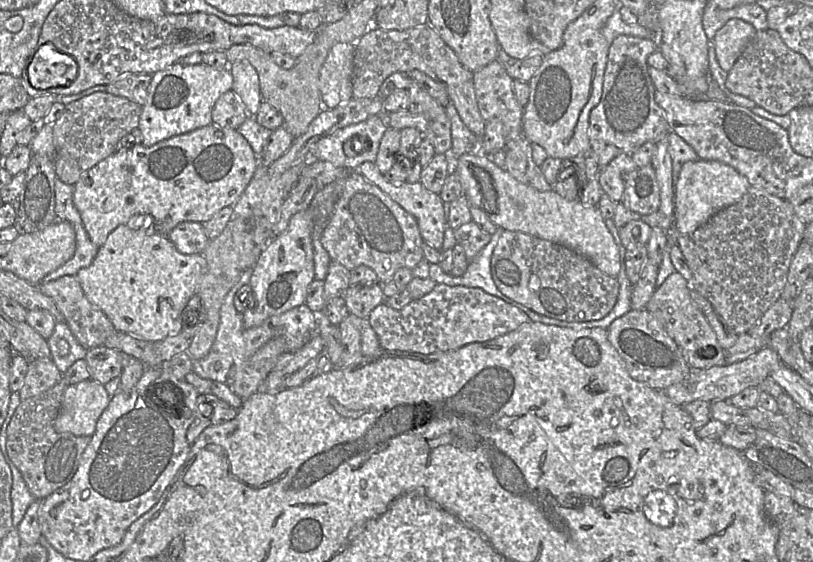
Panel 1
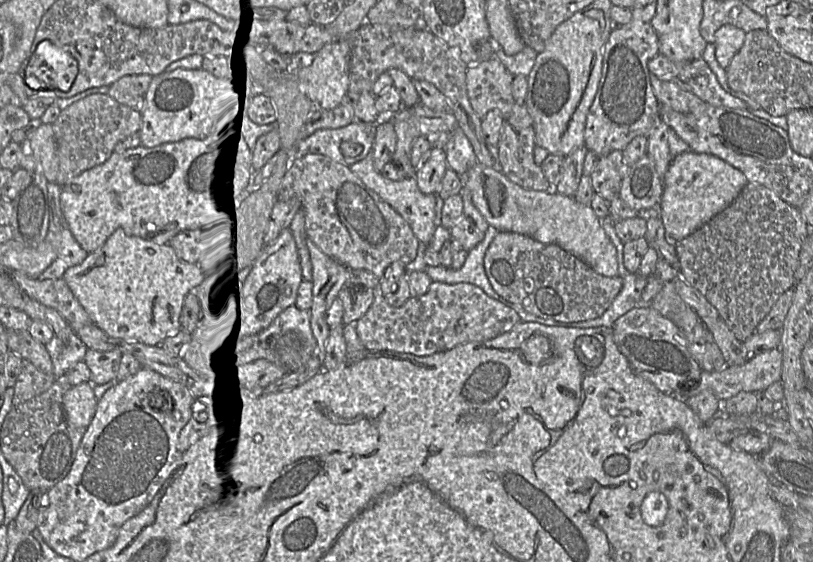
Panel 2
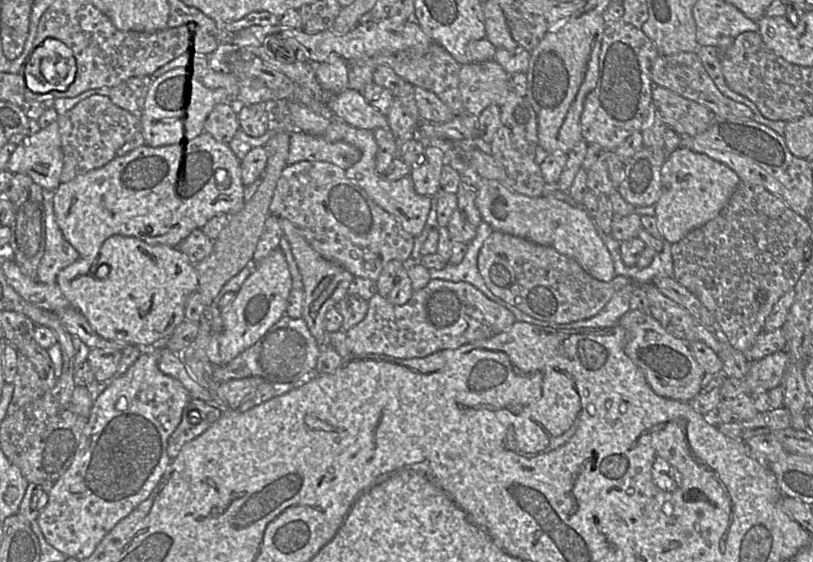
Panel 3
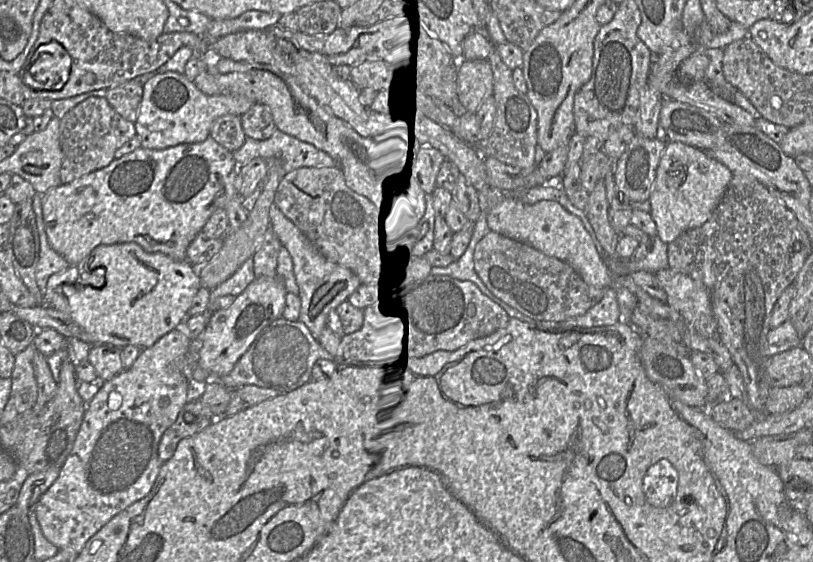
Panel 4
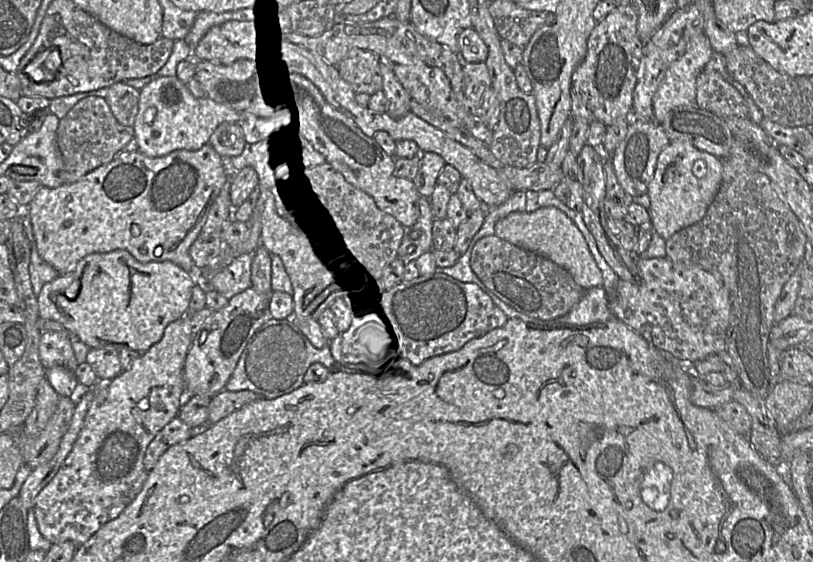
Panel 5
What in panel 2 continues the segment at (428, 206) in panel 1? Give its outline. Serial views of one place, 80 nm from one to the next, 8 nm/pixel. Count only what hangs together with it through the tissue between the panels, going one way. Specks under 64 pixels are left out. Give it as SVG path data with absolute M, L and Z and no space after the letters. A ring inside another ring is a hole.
M373 148L368 155L349 166L350 170L357 175L362 182L372 189L378 196L388 203L395 211L397 211L405 221L410 225L413 233L418 240L428 245L432 240L436 224L435 224L435 206L436 195L423 193L418 185L415 177L406 177L401 180L390 180L385 178L381 172L376 170L373 161Z

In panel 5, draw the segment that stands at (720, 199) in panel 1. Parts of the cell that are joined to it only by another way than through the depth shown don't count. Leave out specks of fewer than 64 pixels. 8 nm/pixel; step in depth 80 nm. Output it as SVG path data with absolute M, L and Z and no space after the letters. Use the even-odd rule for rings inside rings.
M674 140L660 152L654 176L648 185L648 209L654 231L664 240L705 216L722 182L722 159L700 151L688 140Z

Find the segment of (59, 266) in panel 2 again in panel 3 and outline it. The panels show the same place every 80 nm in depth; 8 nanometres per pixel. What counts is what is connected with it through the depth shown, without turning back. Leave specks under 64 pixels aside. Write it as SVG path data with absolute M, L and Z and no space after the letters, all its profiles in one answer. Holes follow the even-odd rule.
M43 189L46 212L45 250L37 271L37 281L56 282L58 273L80 258L77 250L65 239L56 221L53 190Z

